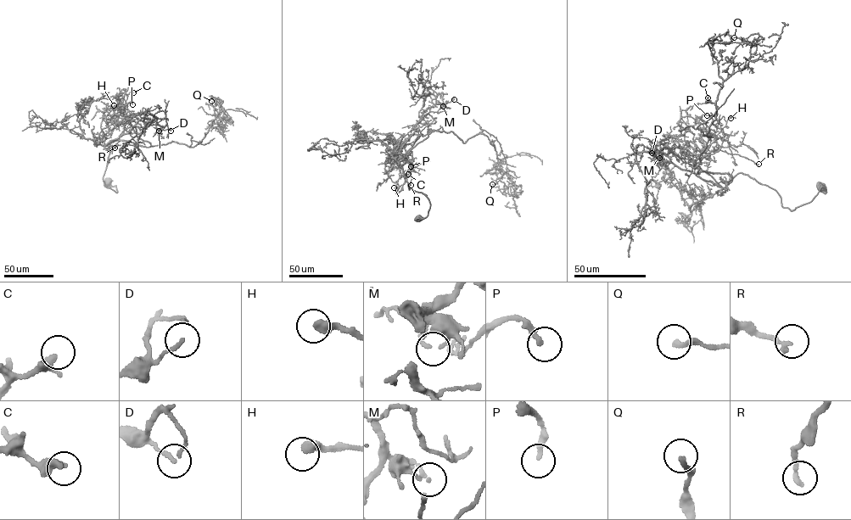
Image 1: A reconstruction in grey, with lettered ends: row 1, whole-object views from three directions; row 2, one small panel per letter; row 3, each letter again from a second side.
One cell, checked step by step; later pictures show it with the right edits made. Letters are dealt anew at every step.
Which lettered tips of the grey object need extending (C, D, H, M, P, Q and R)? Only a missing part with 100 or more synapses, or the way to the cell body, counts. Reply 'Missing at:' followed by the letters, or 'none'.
Missing at: none

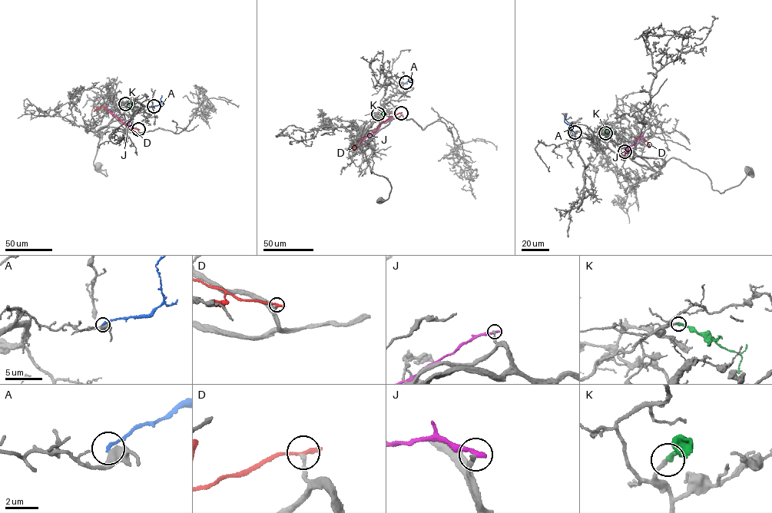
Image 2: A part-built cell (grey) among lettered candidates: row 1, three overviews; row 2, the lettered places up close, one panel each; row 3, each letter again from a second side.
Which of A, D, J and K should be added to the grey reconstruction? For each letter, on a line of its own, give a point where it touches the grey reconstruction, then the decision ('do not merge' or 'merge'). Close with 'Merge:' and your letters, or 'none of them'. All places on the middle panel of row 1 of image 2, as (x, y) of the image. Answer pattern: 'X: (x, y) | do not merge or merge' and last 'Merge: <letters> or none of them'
A: (405, 82) | do not merge
D: (400, 113) | do not merge
J: (401, 113) | do not merge
K: (378, 114) | merge
Merge: K

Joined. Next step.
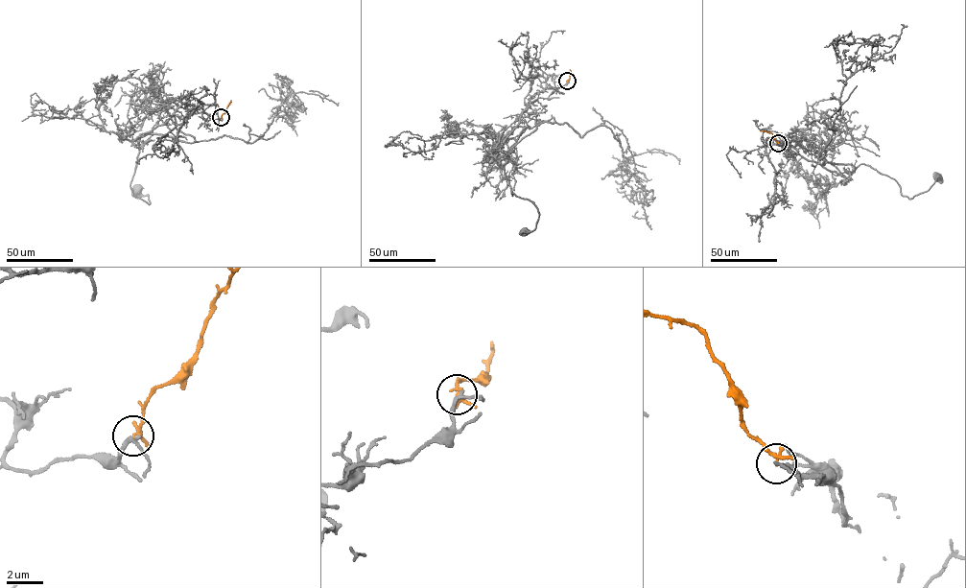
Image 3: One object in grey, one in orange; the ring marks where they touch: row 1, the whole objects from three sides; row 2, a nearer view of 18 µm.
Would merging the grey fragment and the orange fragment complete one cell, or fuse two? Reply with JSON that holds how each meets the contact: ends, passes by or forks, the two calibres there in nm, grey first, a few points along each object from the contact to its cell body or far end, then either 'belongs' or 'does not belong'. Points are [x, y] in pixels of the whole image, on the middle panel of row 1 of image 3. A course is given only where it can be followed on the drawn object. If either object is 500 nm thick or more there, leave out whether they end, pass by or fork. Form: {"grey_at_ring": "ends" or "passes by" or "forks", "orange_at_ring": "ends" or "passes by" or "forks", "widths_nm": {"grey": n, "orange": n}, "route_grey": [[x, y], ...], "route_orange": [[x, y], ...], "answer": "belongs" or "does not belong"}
{"grey_at_ring": "passes by", "orange_at_ring": "passes by", "widths_nm": {"grey": 170, "orange": 160}, "route_grey": [[567, 81], [563, 85], [536, 92], [496, 157], [512, 195], [529, 199], [539, 214], [535, 227], [524, 232]], "route_orange": [[567, 81], [570, 69]], "answer": "does not belong"}

